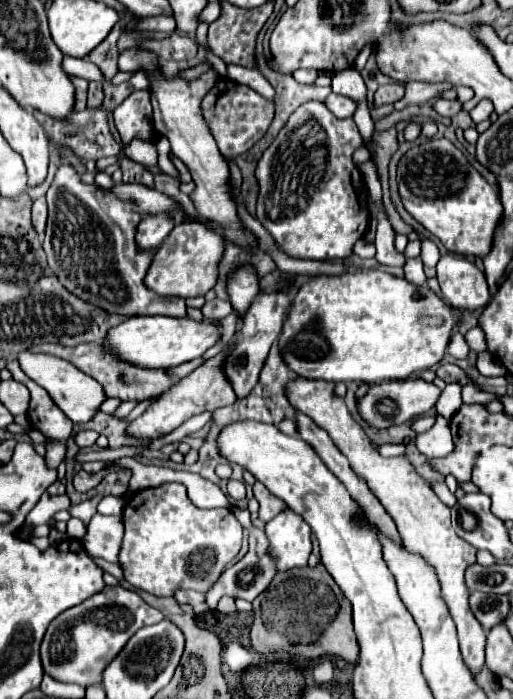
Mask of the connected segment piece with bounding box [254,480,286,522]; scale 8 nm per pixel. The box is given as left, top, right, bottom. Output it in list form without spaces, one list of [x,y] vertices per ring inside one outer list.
[[[256,480],[256,484],[254,484],[254,496],[256,496],[256,500],[260,502],[260,512],[258,512],[258,516],[260,516],[262,522],[272,520],[272,518],[278,516],[282,510],[286,510],[286,504],[284,504],[280,498],[276,498],[274,494],[270,494],[270,490],[266,490],[266,486],[264,486],[262,482],[258,482],[258,480]]]

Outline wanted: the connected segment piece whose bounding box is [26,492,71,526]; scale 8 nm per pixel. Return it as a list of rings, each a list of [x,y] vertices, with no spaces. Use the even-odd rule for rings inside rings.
[[[45,492],[38,504],[26,516],[26,522],[30,522],[30,524],[35,526],[47,524],[56,512],[67,510],[70,506],[71,502],[66,494],[50,496]]]

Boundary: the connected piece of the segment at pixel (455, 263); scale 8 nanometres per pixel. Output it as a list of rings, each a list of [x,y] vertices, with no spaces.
[[[446,254],[440,258],[438,282],[446,302],[456,310],[478,310],[490,302],[484,272],[464,256]]]

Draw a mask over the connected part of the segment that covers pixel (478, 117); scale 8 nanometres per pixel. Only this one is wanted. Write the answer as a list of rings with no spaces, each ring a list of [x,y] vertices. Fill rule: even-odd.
[[[488,99],[480,100],[480,102],[474,106],[474,110],[472,110],[472,120],[478,124],[478,122],[482,122],[482,120],[488,120],[492,112],[494,112],[492,102]]]

